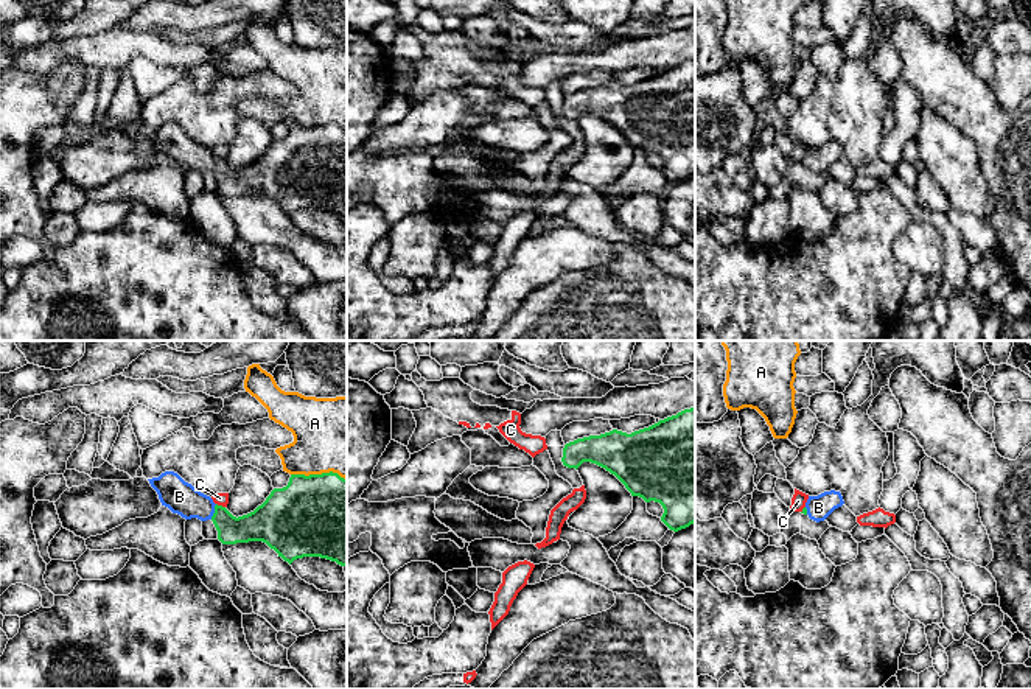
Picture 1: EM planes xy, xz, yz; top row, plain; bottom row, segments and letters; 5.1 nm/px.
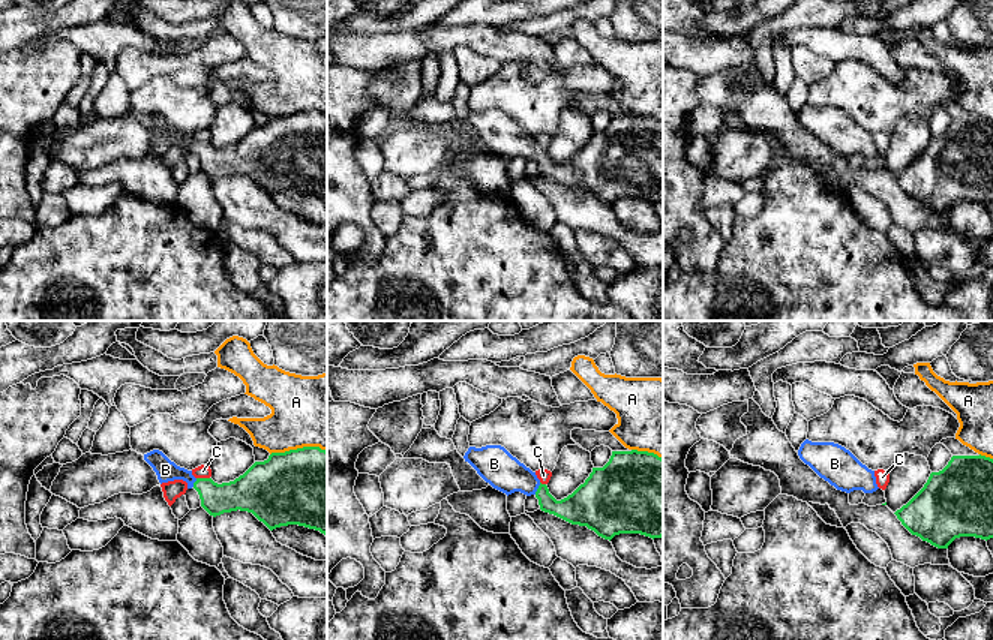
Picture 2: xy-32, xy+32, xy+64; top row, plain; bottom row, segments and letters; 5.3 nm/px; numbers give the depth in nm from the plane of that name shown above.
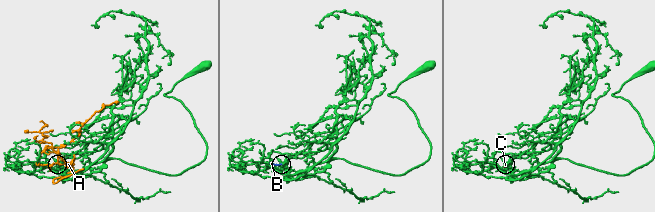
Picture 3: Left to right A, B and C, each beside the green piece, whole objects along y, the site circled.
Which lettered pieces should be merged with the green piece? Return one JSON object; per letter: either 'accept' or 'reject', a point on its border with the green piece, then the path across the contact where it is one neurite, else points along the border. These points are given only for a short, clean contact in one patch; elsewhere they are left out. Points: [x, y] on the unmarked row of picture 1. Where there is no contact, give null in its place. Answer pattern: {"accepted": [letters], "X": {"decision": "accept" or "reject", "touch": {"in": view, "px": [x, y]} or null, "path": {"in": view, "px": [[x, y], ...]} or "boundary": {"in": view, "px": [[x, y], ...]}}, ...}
{"accepted": ["B"], "A": {"decision": "reject", "touch": {"in": "xy", "px": [319, 126]}}, "B": {"decision": "accept", "touch": {"in": "xy", "px": [215, 164]}, "path": {"in": "xy", "px": [[262, 176], [227, 176], [215, 164], [179, 148]]}}, "C": {"decision": "reject", "touch": {"in": "xy", "px": [221, 157]}, "boundary": {"in": "xy", "px": [[216, 154], [224, 159]]}}}

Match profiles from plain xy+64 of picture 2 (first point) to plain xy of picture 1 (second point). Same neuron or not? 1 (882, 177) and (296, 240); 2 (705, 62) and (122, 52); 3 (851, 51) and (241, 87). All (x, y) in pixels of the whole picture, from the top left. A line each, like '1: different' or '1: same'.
1: same
2: same
3: different

